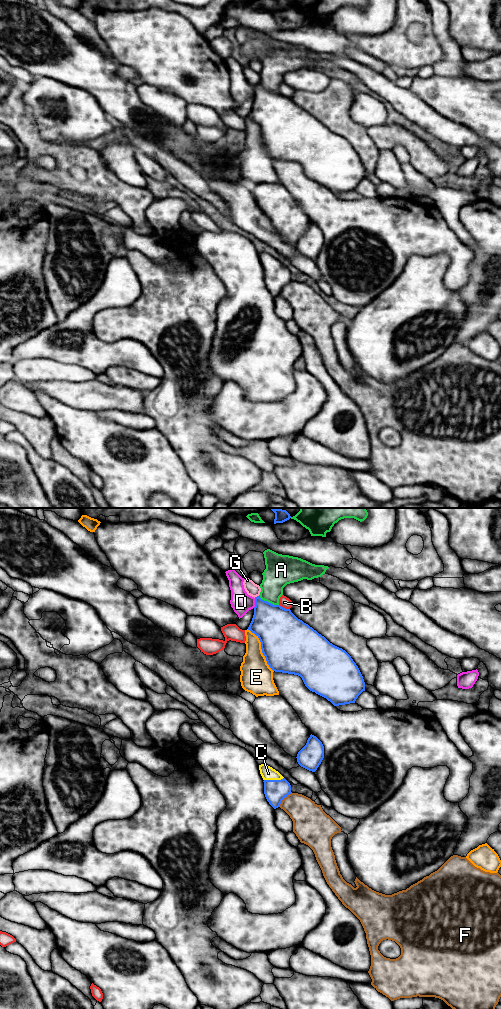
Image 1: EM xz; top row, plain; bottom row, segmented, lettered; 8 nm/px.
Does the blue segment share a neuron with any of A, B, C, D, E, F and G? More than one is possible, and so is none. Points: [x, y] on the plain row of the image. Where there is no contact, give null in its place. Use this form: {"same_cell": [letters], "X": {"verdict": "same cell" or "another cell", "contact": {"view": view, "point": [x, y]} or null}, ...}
{"same_cell": ["C"], "A": {"verdict": "another cell", "contact": {"view": "xz", "point": [268, 90]}}, "B": {"verdict": "another cell", "contact": {"view": "xz", "point": [284, 96]}}, "C": {"verdict": "same cell", "contact": {"view": "xz", "point": [273, 268]}}, "D": {"verdict": "another cell", "contact": {"view": "xz", "point": [255, 91]}}, "E": {"verdict": "another cell", "contact": {"view": "xz", "point": [261, 136]}}, "F": {"verdict": "another cell", "contact": {"view": "xz", "point": [283, 286]}}, "G": {"verdict": "another cell", "contact": {"view": "xz", "point": [257, 84]}}}

